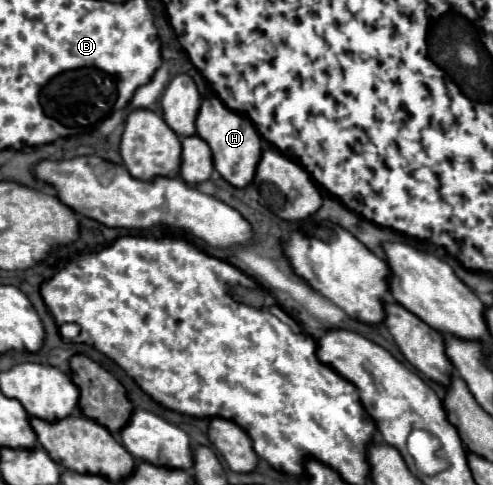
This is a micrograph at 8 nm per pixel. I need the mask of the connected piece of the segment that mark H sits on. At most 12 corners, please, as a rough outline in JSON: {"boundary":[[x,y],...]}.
{"boundary":[[203,99],[197,135],[233,187],[253,181],[261,137],[221,99]]}

